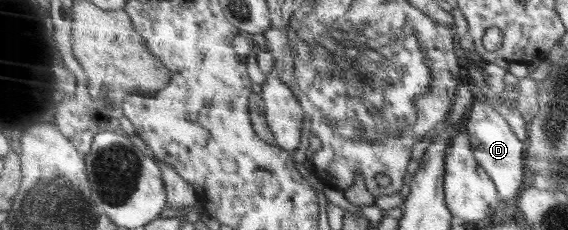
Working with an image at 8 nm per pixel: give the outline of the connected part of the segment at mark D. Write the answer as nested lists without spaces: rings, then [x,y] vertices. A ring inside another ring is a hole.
[[[477,102],[469,112],[466,132],[475,160],[494,182],[496,189],[500,192],[500,197],[515,198],[522,191],[523,164],[521,160],[523,160],[523,150],[526,150],[526,146],[523,146],[513,134],[509,123],[491,105]]]

